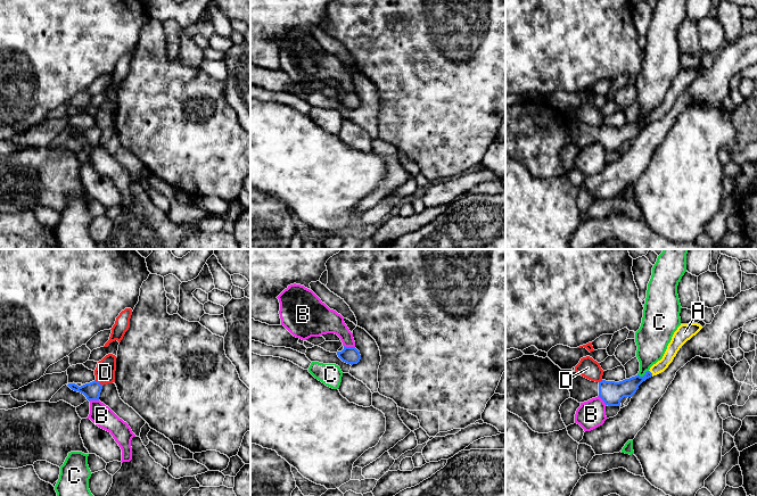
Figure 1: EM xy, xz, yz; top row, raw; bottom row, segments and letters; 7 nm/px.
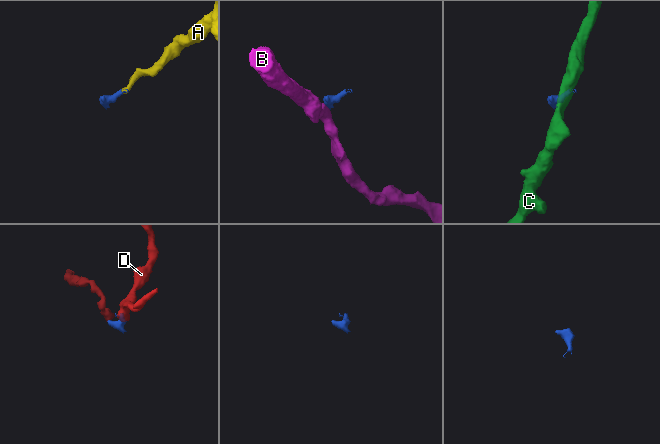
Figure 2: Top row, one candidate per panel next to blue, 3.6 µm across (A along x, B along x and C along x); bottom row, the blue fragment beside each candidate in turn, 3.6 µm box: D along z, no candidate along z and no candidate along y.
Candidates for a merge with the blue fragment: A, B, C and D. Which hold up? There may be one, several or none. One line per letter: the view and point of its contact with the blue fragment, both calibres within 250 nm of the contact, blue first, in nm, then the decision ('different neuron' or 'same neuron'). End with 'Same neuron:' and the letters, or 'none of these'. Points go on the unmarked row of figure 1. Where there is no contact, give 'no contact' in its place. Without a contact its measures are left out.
A: yz (651, 118) | 130/90 nm | same neuron
B: xz (350, 92) | 120/180 nm | different neuron
C: yz (643, 121) | 160/220 nm | different neuron
D: xy (98, 127) | 120/140 nm | different neuron
Same neuron: A

